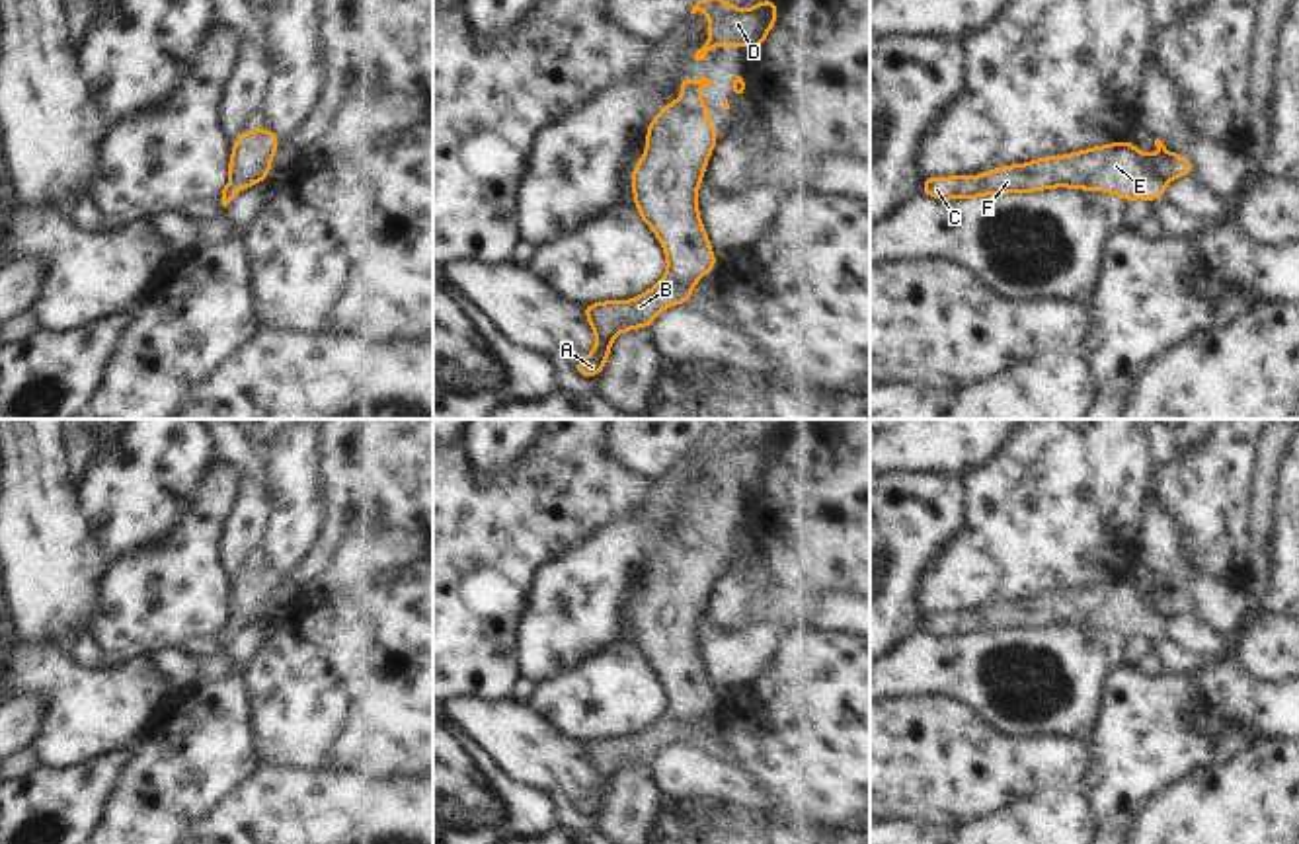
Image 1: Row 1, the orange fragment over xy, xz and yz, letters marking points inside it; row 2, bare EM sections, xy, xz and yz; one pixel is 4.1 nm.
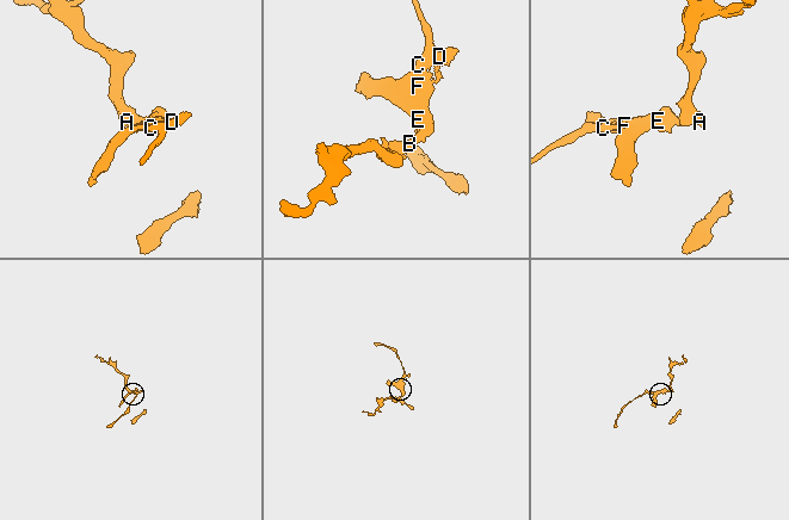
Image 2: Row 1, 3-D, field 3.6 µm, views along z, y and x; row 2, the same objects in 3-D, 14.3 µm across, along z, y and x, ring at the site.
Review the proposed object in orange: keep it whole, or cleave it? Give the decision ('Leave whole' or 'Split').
Split

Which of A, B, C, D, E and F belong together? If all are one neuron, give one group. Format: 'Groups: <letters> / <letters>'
Groups: A B / C D E F

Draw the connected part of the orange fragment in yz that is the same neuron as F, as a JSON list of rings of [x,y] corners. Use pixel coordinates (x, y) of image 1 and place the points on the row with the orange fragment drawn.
[[[1127,138],[1063,156],[1042,156],[1024,164],[991,168],[977,175],[923,175],[919,193],[944,203],[1073,187],[1112,193],[1123,203],[1135,199],[1155,203],[1164,197],[1168,183],[1162,173],[1168,150],[1159,138],[1155,146],[1157,156],[1141,154],[1133,138]]]

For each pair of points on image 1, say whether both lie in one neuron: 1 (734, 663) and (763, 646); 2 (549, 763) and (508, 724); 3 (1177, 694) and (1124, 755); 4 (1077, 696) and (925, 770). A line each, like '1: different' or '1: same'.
1: same
2: same
3: same
4: different

